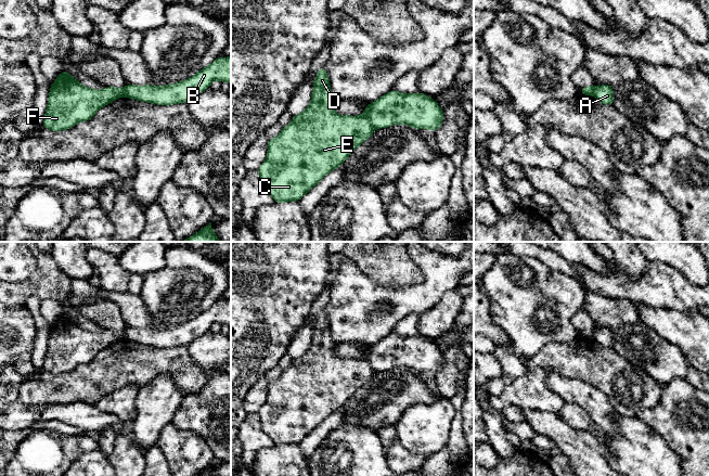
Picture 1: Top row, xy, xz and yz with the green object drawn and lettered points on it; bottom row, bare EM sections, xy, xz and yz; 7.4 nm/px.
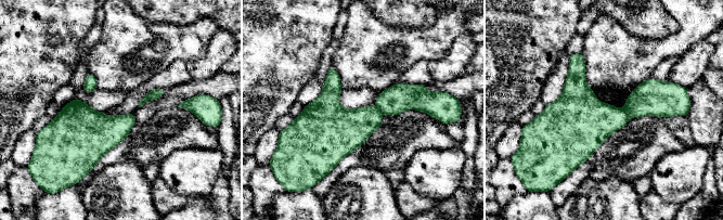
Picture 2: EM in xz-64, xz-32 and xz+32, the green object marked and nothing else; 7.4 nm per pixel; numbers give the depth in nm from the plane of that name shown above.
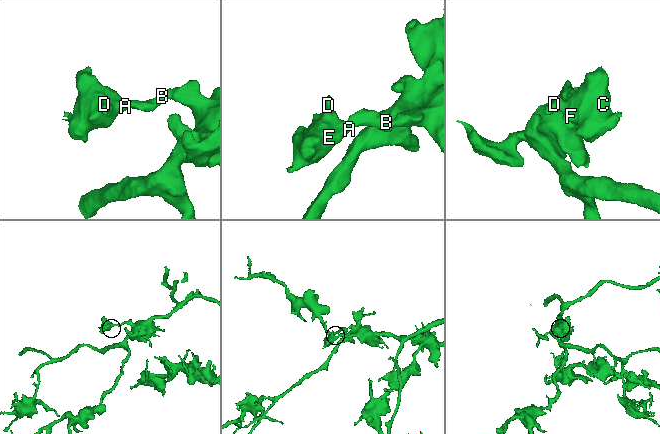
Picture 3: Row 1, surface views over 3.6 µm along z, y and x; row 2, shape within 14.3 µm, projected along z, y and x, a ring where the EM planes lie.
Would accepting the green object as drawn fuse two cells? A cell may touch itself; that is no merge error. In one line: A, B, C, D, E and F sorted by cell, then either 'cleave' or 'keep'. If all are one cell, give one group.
groups A C D E F / B; cleave

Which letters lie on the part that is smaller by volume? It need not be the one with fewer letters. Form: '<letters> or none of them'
A, C, D, E, F

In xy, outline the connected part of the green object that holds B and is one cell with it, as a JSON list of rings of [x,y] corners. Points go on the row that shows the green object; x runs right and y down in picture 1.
[[[231,56],[217,57],[209,66],[202,68],[193,77],[163,87],[127,85],[125,95],[142,102],[158,105],[188,103],[193,97],[208,89],[214,80],[231,85]]]

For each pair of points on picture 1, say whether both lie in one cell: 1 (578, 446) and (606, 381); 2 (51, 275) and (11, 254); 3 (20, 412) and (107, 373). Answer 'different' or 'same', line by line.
1: different
2: different
3: different

